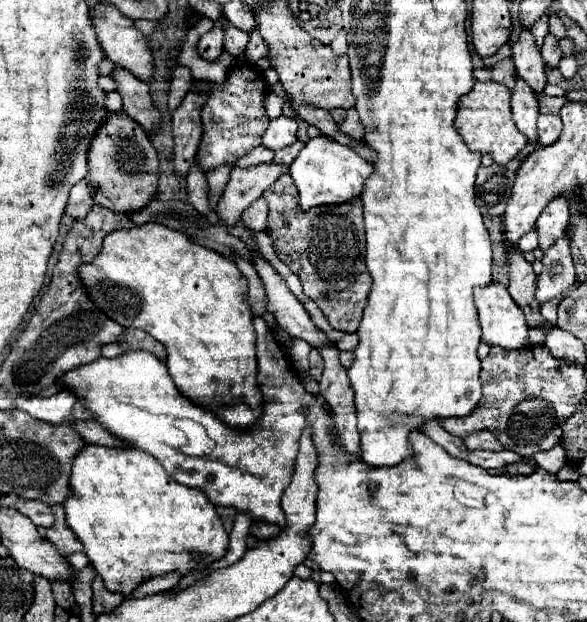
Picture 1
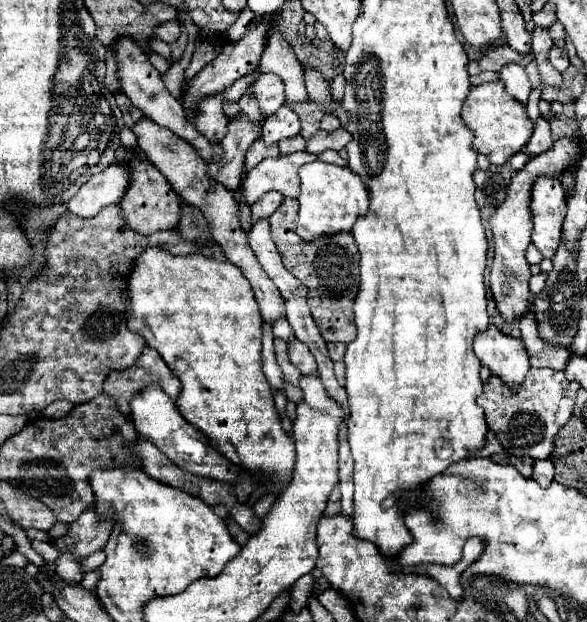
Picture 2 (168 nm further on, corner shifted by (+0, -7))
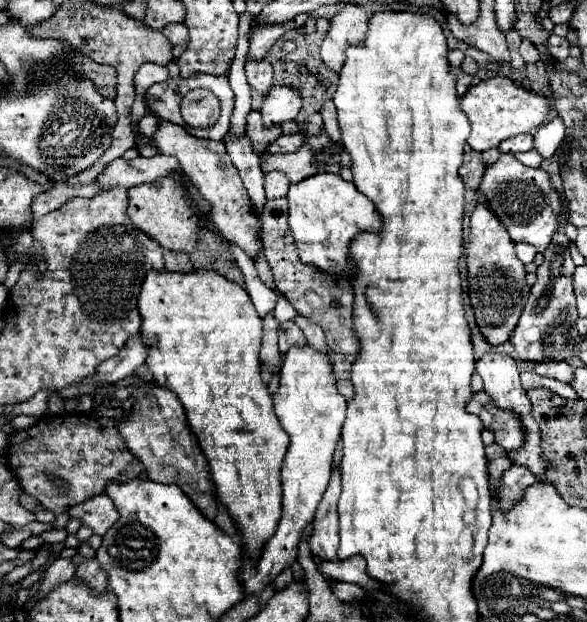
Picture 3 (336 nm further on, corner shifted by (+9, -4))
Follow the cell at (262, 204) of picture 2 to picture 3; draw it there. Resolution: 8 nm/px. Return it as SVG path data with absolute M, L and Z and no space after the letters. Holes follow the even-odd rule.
M268 172L264 176L264 190L266 190L266 198L268 200L276 200L276 198L284 198L288 192L288 180L286 176L282 176L282 172Z

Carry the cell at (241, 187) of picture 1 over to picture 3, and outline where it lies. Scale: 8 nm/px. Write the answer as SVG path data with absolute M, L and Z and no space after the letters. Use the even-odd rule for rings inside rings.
M322 130L320 134L306 134L306 142L300 150L292 154L262 154L260 166L262 172L278 170L288 176L290 184L298 184L306 176L318 172L340 172L340 146L334 144L328 134Z

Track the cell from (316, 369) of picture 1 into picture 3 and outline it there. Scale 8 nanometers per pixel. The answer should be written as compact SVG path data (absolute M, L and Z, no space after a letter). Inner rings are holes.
M284 322L280 324L280 352L286 354L292 346L304 346L306 340L302 336L302 330L296 326L296 322Z

